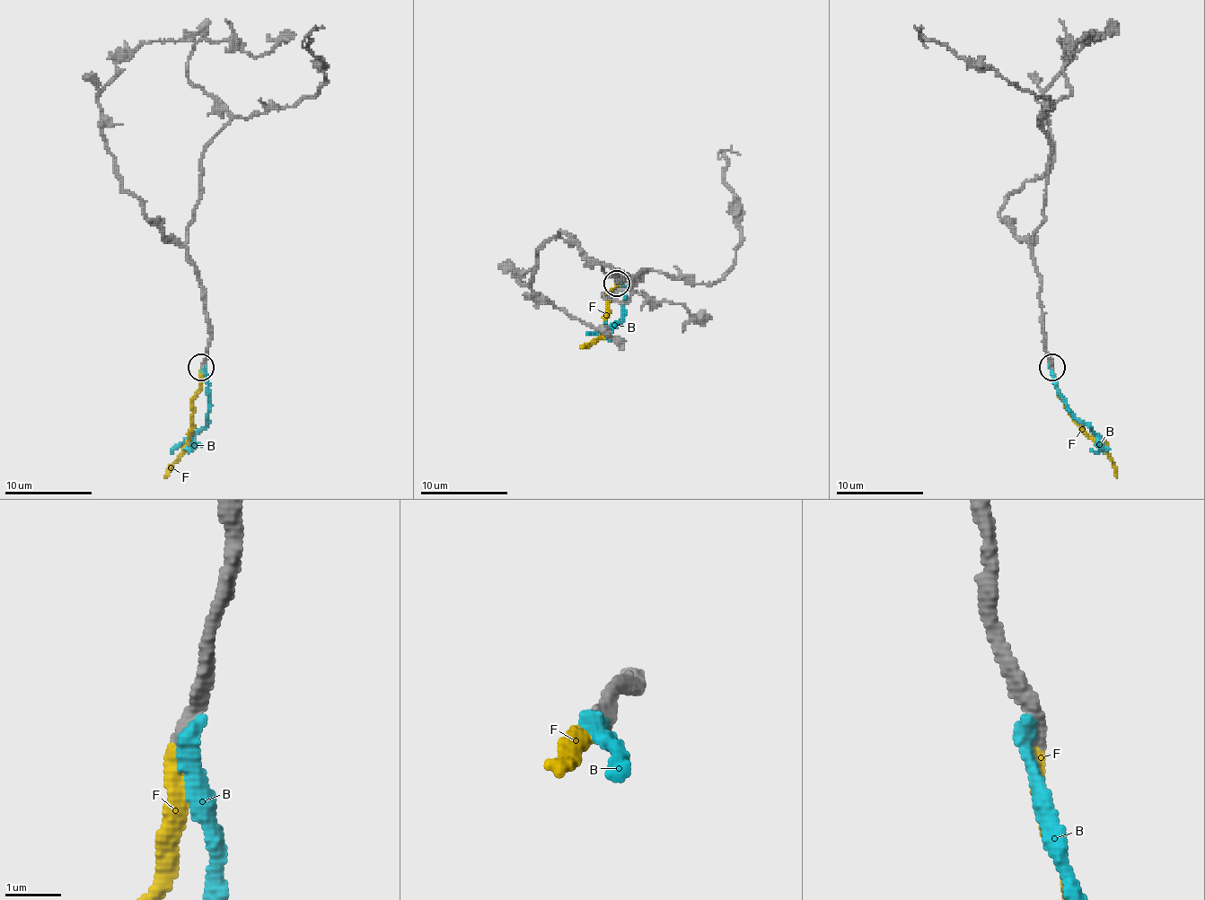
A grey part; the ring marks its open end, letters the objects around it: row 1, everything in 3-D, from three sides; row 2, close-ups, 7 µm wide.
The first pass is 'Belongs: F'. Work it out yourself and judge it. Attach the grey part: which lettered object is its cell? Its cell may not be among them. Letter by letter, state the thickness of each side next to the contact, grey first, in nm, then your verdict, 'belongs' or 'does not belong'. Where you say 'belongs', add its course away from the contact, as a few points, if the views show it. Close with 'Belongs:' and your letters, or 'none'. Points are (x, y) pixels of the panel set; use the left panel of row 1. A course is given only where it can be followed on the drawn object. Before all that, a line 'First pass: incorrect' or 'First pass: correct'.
First pass: correct
B: 320 nm thick on the grey side, 280 nm on the other; does not belong
F: 260 nm thick on the grey side, 240 nm on the other; belongs; it runs (201, 368), (201, 380), (192, 407), (188, 442), (164, 477)
Belongs: F

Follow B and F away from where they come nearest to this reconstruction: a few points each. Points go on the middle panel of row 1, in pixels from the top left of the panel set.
B: (620, 282), (623, 288), (623, 314), (603, 330), (586, 334)
F: (617, 283), (608, 294), (603, 330), (580, 347)

